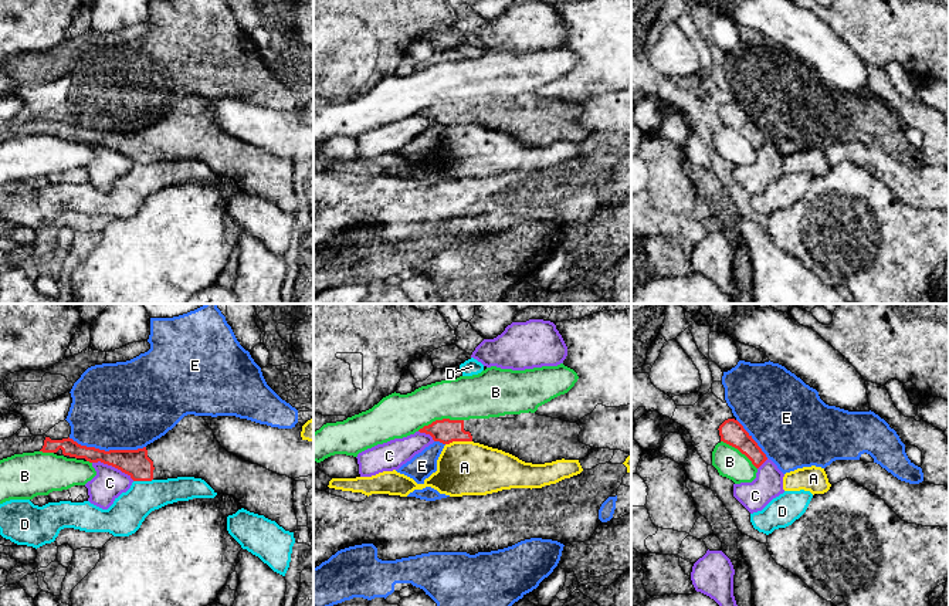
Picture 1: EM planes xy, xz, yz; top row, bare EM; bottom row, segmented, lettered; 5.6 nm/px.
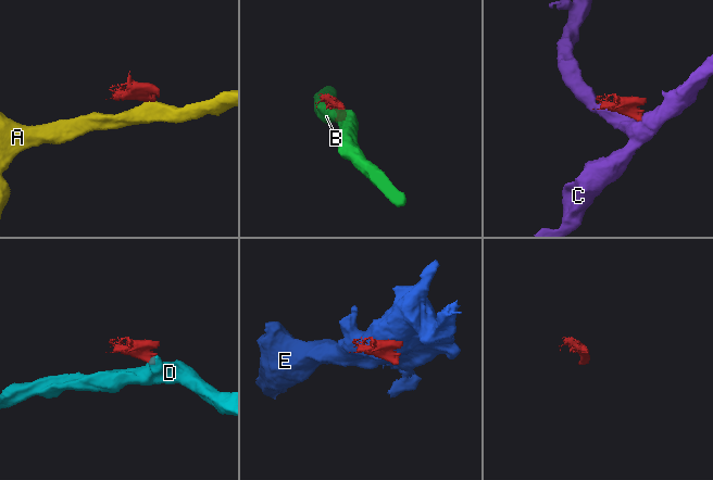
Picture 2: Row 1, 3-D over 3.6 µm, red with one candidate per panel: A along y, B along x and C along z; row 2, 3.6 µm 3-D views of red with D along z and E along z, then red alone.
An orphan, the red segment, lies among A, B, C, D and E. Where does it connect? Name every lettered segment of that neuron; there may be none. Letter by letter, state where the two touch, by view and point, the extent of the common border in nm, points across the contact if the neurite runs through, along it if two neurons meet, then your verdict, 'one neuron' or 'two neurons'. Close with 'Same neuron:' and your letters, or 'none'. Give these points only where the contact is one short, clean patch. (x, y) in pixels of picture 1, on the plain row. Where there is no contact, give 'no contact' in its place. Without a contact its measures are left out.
A: contact xz (458, 122); length 150 nm; border xz (471, 122), (453, 122), (446, 127); two neurons
B: contact xz (440, 102); length 280 nm; two neurons
C: contact xy (114, 148); length 260 nm; two neurons
D: contact xy (142, 162); length 110 nm; border xy (152, 161), (134, 163); two neurons
E: contact xy (107, 134); length 440 nm; two neurons
Same neuron: none

